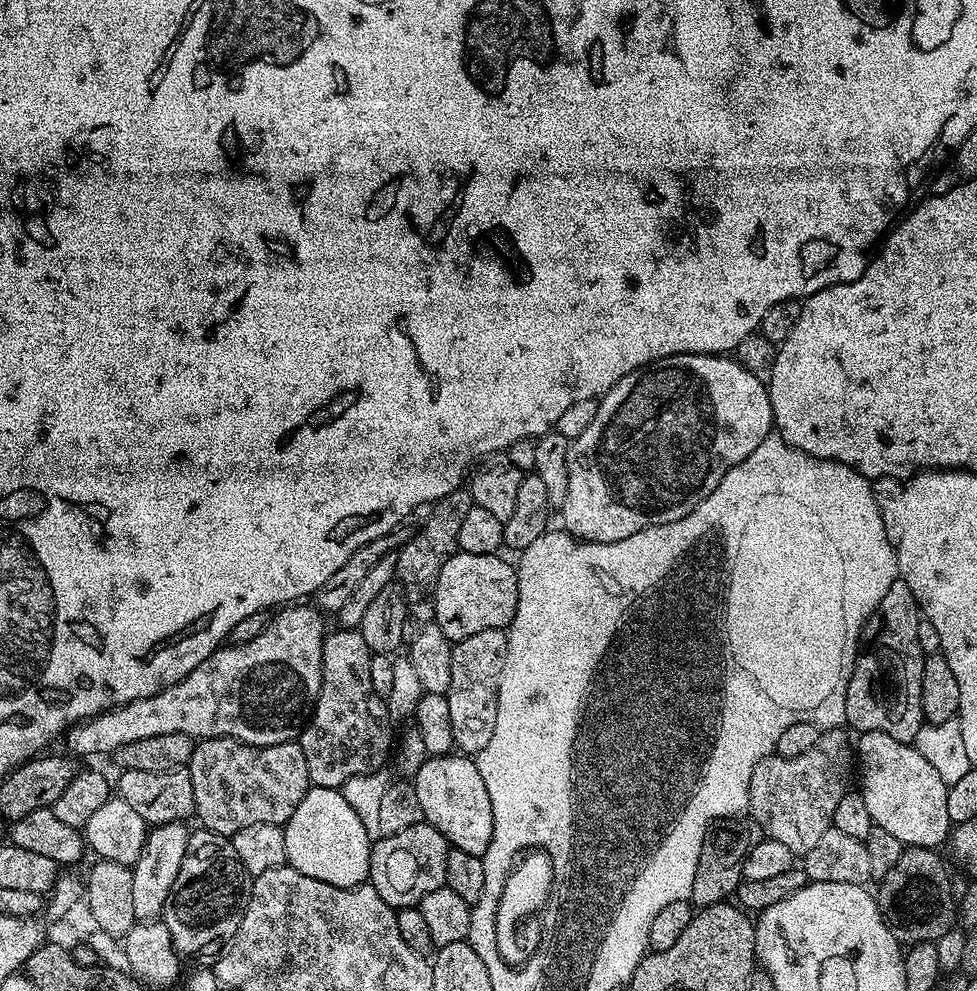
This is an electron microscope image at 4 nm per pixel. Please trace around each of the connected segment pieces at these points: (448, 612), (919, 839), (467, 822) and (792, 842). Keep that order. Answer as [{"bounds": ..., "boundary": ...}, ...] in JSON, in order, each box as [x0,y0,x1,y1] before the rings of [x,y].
[{"bounds":[432,550,518,641],"boundary":[[[457,550],[442,566],[436,579],[436,590],[432,598],[434,622],[450,641],[470,638],[478,630],[491,628],[507,629],[518,610],[518,578],[516,568],[508,565],[500,554],[466,554]]]},{"bounds":[856,731,952,848],"boundary":[[[868,731],[859,735],[856,742],[858,763],[858,791],[873,820],[873,825],[884,828],[904,846],[938,848],[949,839],[952,823],[947,813],[947,784],[939,777],[938,770],[917,752],[915,745],[898,742],[882,731]]]},{"bounds":[414,754,494,857],"boundary":[[[464,754],[446,756],[428,756],[425,763],[414,777],[418,803],[422,805],[423,823],[434,826],[448,839],[451,847],[466,850],[466,854],[483,857],[486,846],[490,846],[490,838],[494,834],[494,810],[490,806],[490,794],[486,794],[486,782],[482,782],[482,774],[478,774],[475,759]]]},{"bounds":[748,728,854,858],"boundary":[[[829,728],[821,731],[820,740],[806,754],[798,754],[794,758],[764,756],[754,766],[754,774],[750,774],[750,790],[748,791],[748,806],[750,816],[760,825],[767,839],[782,842],[797,857],[803,858],[807,852],[814,850],[814,846],[822,839],[822,834],[832,827],[834,810],[838,802],[850,790],[854,780],[854,744],[848,741],[849,733],[840,728]]]}]

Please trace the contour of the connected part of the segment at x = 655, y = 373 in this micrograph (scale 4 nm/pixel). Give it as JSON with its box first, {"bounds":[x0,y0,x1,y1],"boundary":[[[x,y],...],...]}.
{"bounds":[562,354,773,544],"boundary":[[[682,354],[654,360],[646,367],[626,374],[626,378],[622,378],[604,396],[599,397],[594,422],[590,422],[590,426],[586,426],[586,430],[582,430],[582,434],[578,434],[578,438],[569,443],[568,485],[562,505],[563,531],[575,536],[577,540],[590,544],[605,544],[606,542],[622,542],[622,538],[630,538],[630,534],[638,534],[638,530],[646,530],[650,526],[678,522],[712,493],[714,486],[722,482],[722,478],[731,468],[738,466],[738,462],[750,458],[750,454],[754,454],[754,450],[762,446],[762,442],[770,435],[773,428],[772,407],[765,381],[750,374],[750,370],[743,368],[731,355]]]}

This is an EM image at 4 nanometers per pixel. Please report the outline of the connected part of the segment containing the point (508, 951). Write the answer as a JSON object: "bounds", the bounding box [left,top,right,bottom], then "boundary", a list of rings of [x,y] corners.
{"bounds":[495,849,555,967],"boundary":[[[533,849],[525,853],[518,861],[513,869],[509,872],[506,886],[502,890],[502,898],[499,899],[498,915],[495,919],[495,938],[497,939],[499,956],[512,967],[521,967],[526,964],[532,953],[535,952],[535,943],[526,940],[523,943],[518,941],[518,926],[520,922],[532,915],[534,912],[539,913],[551,899],[553,878],[555,869],[552,867],[552,860],[548,853],[541,849]]]}

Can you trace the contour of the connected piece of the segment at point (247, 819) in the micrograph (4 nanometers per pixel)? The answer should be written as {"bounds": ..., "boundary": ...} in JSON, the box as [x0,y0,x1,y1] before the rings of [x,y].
{"bounds":[186,736,310,838],"boundary":[[[229,736],[200,738],[192,745],[186,767],[194,786],[195,819],[229,838],[242,826],[287,824],[310,787],[306,754],[296,742],[254,746]]]}

